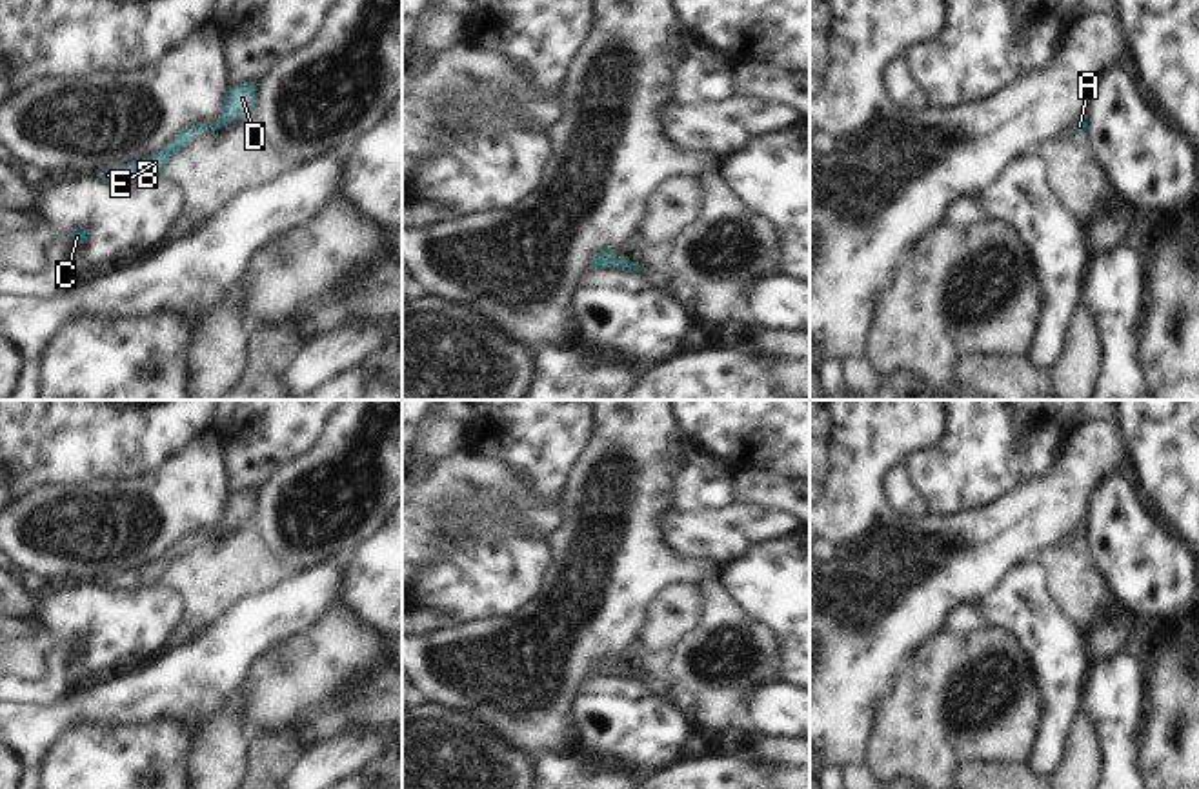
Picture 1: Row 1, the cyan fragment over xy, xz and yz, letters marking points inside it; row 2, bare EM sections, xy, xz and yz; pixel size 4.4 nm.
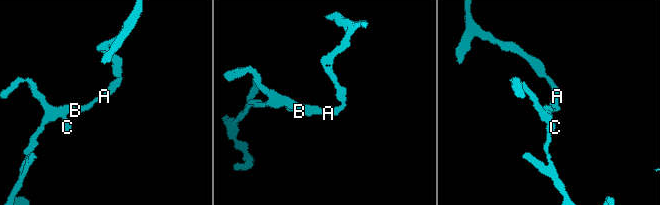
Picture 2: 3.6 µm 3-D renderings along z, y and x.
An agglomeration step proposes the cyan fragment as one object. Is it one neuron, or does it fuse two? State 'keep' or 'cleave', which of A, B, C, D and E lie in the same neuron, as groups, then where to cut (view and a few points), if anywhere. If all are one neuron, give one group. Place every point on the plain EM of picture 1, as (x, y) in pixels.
keep; A B C D E; no cut

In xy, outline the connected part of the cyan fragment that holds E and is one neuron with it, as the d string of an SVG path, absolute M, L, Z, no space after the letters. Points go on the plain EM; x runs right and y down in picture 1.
M257 489L229 493L226 498L222 518L211 533L207 531L189 533L178 538L167 551L164 551L155 560L131 567L118 574L116 578L98 580L96 584L115 591L136 591L140 587L151 587L158 584L167 567L175 560L186 556L200 540L207 536L218 538L222 533L227 533L242 525L244 522L253 520L257 509L255 507L257 493L258 493Z

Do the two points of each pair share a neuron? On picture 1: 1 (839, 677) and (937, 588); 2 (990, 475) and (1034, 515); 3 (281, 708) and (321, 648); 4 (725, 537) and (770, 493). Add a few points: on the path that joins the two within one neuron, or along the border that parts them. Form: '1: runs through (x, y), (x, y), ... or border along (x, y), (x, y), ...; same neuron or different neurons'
1: runs through (863, 653), (868, 653), (914, 608); same neuron
2: border along (1048, 471), (972, 509); different neurons
3: runs through (282, 693), (313, 662); same neuron
4: border along (734, 500), (757, 502), (781, 509), (790, 517); different neurons

